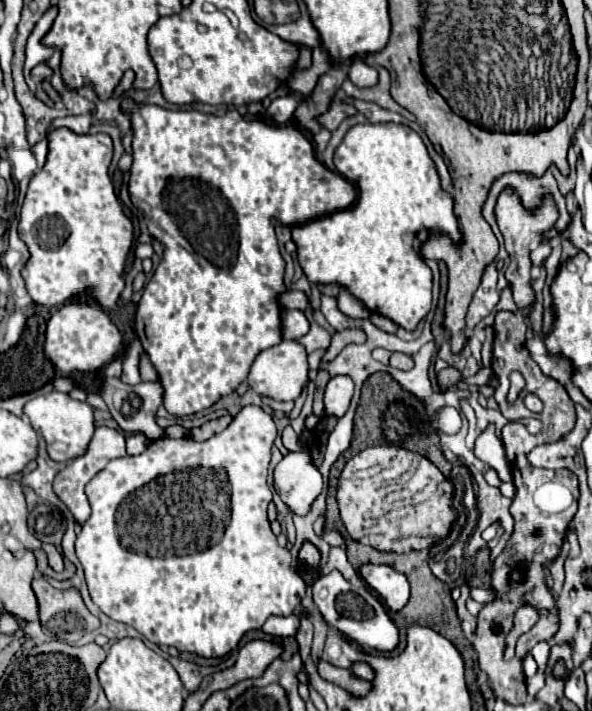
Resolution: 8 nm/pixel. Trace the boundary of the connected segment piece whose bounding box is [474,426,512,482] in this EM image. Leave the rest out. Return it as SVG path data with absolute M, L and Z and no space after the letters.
M488 426L478 438L476 438L476 448L474 448L474 454L486 462L490 468L494 468L500 476L502 482L512 482L512 470L510 470L510 464L508 458L506 458L506 452L504 444L500 438L496 438L494 434L494 426Z

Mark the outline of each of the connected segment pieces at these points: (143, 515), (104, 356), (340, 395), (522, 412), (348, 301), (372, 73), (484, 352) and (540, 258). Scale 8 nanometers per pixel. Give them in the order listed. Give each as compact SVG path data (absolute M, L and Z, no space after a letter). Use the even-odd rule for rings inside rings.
M246 406L246 408L242 408L238 412L238 416L228 424L226 430L222 430L220 434L212 436L206 442L196 442L190 436L184 436L184 438L178 438L178 440L166 438L166 436L158 438L156 442L150 442L148 448L140 456L124 456L124 458L112 460L104 470L100 470L86 484L86 496L88 496L90 506L92 506L92 516L88 518L88 522L82 526L80 534L78 534L76 554L78 554L80 562L82 562L90 596L106 616L136 628L142 636L146 636L154 644L174 646L180 652L194 652L194 654L202 656L202 658L222 658L222 656L226 656L228 652L232 652L238 646L238 642L242 640L242 636L248 630L262 628L266 618L270 618L270 616L290 616L294 612L294 608L304 598L306 582L296 572L292 572L292 568L290 568L292 566L292 556L290 556L290 552L286 548L278 546L276 536L270 530L268 516L266 516L266 508L272 502L272 492L270 492L268 482L266 482L266 470L268 470L270 448L274 444L274 438L276 438L276 426L274 426L272 418L258 406ZM200 466L222 468L224 472L227 472L228 476L226 478L214 478L216 470L204 470ZM232 492L234 492L234 522L230 522L230 516L232 516L232 512L230 512Z
M70 302L52 312L46 328L44 352L54 362L54 366L64 372L88 372L98 370L112 362L122 348L122 336L110 318L96 306L88 302Z
M334 376L324 392L324 412L320 418L344 416L354 392L354 382L348 376Z
M496 398L496 402L498 402L498 406L500 406L500 412L502 412L508 420L512 420L512 422L532 416L532 412L524 406L522 398L516 398L516 402L514 402L514 404L508 404L508 400L506 400L506 398Z
M342 288L338 294L338 308L350 318L368 318L370 316L370 312L364 308L364 304L360 300L356 300L346 288Z
M354 62L352 68L350 68L348 78L350 78L356 86L368 88L368 86L374 86L374 84L376 84L376 80L378 80L378 72L376 72L376 68L368 66L366 62Z
M487 327L485 329L486 338L482 344L481 356L482 356L482 365L489 367L491 365L492 359L492 344L494 340L494 329L492 327Z
M542 243L537 249L530 253L530 259L534 266L541 266L542 262L550 256L552 247L549 243Z

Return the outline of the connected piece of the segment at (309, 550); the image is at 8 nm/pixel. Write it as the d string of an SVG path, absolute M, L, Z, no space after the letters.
M304 542L302 550L300 550L300 562L302 562L308 570L316 572L316 570L318 570L318 562L320 562L320 552L318 552L310 542Z

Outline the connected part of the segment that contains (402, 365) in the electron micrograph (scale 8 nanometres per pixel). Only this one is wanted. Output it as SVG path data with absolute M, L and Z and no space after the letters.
M394 352L390 358L390 364L392 364L392 368L398 368L398 370L410 370L414 366L412 358L402 354L402 352Z

